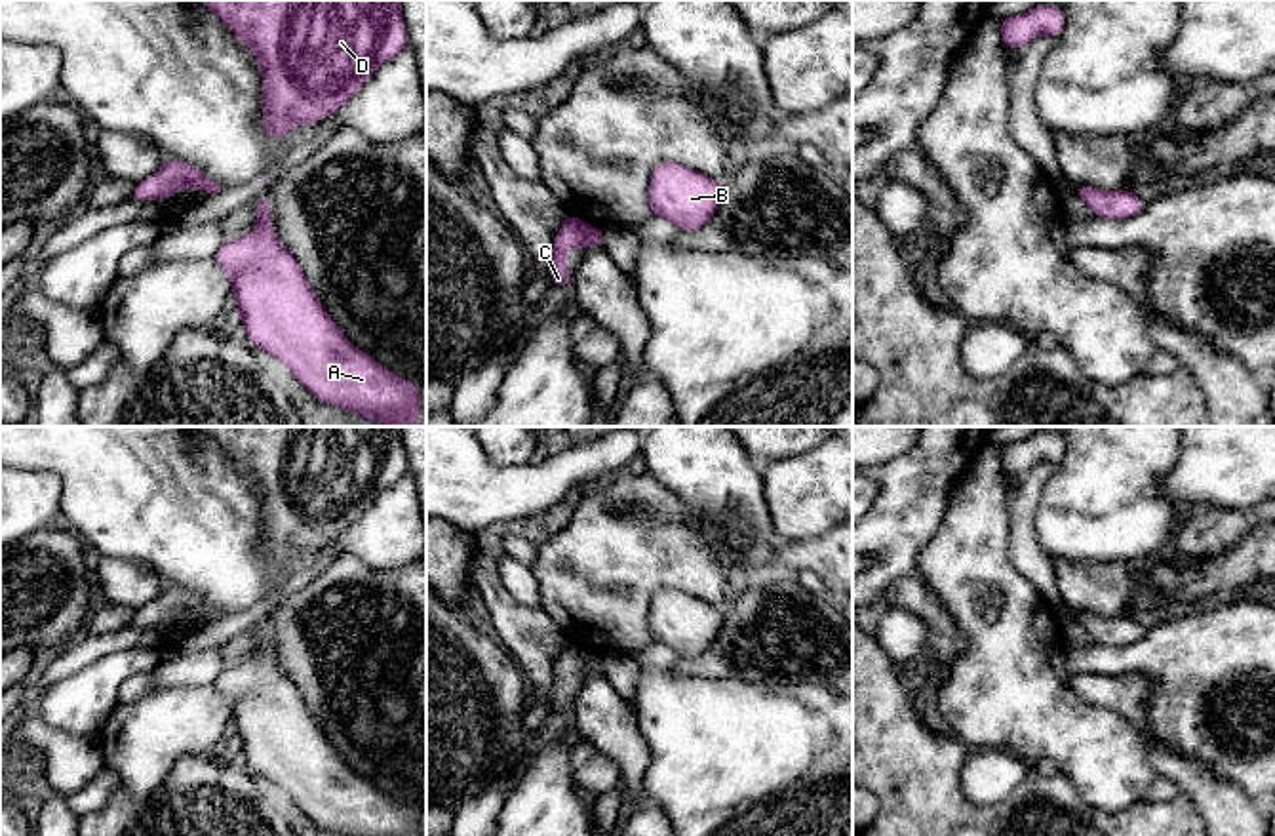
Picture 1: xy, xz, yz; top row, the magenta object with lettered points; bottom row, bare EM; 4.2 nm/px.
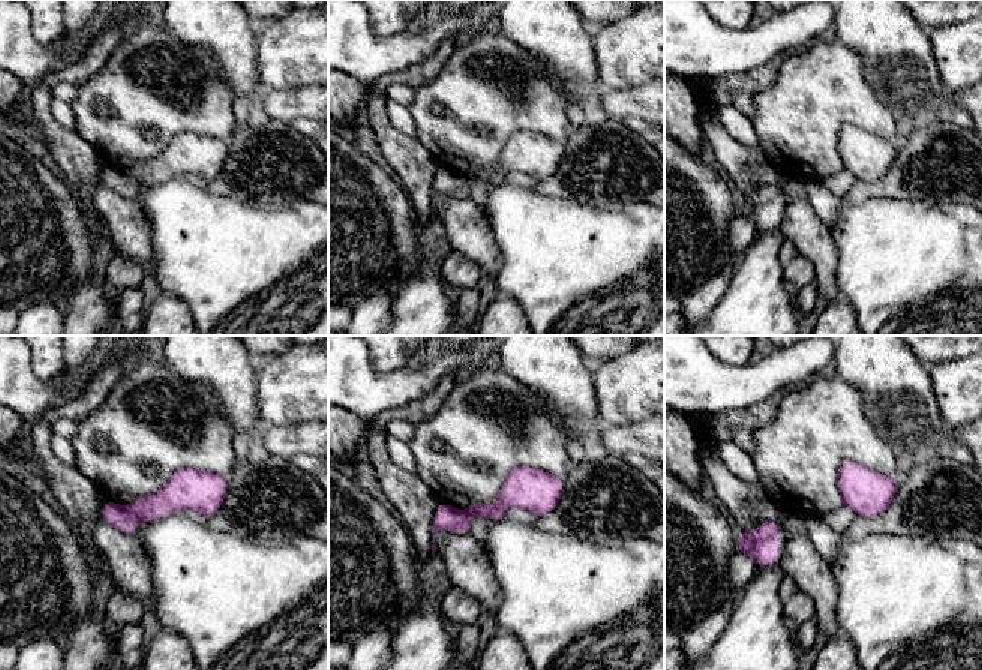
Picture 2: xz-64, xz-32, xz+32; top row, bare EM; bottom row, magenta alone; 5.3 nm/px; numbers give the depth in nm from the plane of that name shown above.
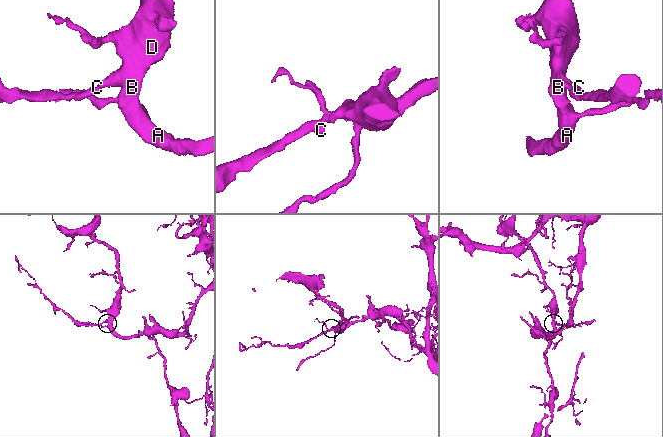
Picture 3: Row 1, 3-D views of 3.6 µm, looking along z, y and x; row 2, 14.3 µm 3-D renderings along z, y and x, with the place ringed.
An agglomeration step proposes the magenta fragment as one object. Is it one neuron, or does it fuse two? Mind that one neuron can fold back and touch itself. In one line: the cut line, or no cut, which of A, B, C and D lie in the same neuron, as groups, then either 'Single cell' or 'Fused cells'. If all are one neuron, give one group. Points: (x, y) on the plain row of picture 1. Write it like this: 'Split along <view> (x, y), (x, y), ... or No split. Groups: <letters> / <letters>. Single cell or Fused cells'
No split. Groups: A B C D. Single cell

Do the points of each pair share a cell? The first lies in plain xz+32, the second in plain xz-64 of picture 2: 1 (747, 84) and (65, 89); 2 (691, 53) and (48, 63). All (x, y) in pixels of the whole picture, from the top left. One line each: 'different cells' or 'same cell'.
1: different cells
2: same cell

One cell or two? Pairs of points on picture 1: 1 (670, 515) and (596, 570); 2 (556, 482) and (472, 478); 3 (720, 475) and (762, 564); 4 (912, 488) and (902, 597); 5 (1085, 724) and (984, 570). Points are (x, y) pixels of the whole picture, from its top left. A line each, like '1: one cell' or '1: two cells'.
1: one cell
2: one cell
3: one cell
4: two cells
5: one cell

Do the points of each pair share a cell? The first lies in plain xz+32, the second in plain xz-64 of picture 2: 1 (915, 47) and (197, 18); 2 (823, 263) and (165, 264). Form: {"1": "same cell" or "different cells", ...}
{"1": "same cell", "2": "different cells"}

